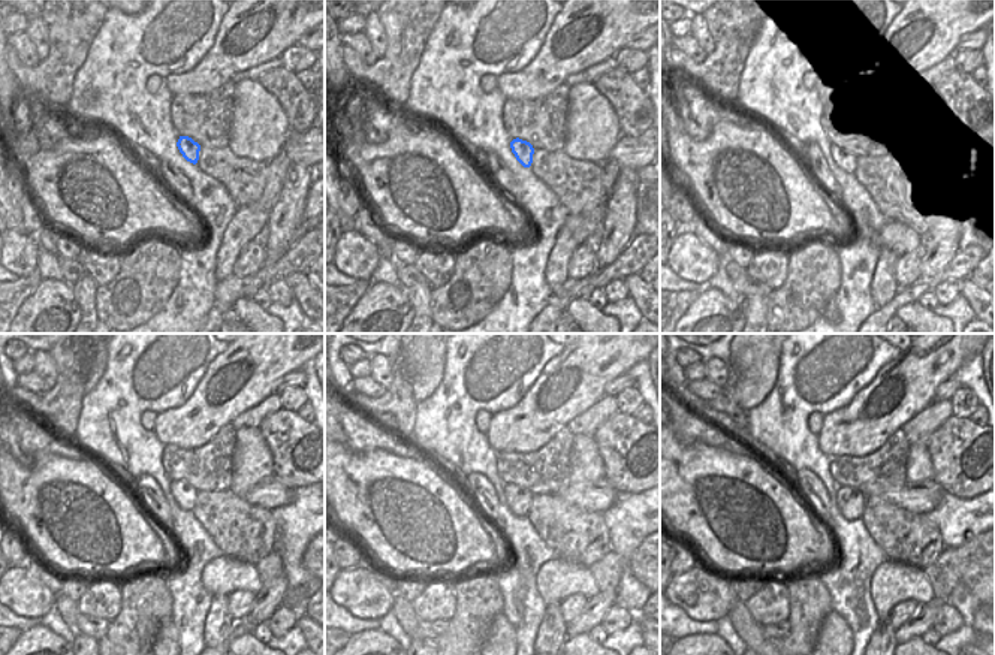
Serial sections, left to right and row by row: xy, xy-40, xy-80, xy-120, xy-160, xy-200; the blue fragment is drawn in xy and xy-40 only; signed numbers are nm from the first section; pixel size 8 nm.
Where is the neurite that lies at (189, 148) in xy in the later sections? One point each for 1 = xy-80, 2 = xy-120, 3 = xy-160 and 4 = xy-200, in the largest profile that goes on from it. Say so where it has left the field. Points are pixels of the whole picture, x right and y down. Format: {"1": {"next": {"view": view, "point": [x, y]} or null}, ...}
{"1": {"next": {"view": "xy-80", "point": [852, 153]}}, "2": {"next": {"view": "xy-120", "point": [184, 495]}}, "3": {"next": {"view": "xy-160", "point": [518, 498]}}, "4": {"next": {"view": "xy-200", "point": [850, 501]}}}

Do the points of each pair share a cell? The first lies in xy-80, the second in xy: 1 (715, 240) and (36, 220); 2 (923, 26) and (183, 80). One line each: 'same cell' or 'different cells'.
1: same cell
2: same cell

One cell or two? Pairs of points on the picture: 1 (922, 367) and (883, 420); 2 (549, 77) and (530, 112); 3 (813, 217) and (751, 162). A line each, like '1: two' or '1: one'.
1: one
2: two
3: one

